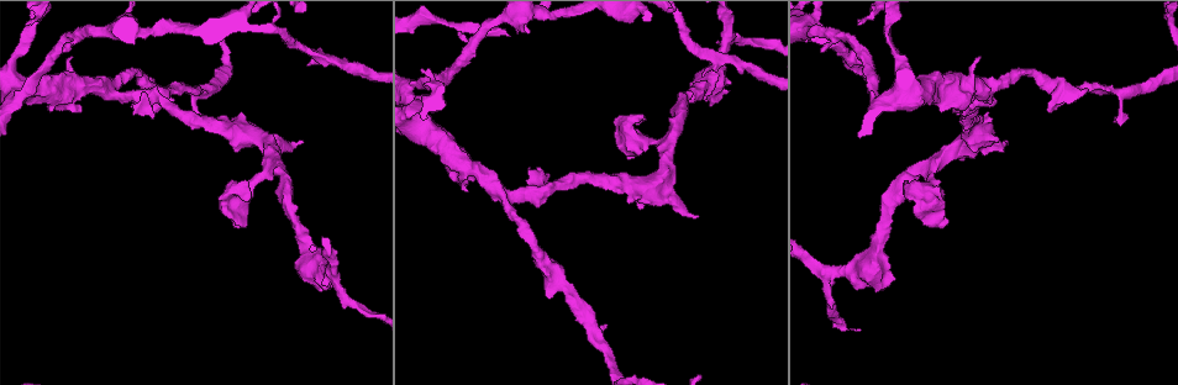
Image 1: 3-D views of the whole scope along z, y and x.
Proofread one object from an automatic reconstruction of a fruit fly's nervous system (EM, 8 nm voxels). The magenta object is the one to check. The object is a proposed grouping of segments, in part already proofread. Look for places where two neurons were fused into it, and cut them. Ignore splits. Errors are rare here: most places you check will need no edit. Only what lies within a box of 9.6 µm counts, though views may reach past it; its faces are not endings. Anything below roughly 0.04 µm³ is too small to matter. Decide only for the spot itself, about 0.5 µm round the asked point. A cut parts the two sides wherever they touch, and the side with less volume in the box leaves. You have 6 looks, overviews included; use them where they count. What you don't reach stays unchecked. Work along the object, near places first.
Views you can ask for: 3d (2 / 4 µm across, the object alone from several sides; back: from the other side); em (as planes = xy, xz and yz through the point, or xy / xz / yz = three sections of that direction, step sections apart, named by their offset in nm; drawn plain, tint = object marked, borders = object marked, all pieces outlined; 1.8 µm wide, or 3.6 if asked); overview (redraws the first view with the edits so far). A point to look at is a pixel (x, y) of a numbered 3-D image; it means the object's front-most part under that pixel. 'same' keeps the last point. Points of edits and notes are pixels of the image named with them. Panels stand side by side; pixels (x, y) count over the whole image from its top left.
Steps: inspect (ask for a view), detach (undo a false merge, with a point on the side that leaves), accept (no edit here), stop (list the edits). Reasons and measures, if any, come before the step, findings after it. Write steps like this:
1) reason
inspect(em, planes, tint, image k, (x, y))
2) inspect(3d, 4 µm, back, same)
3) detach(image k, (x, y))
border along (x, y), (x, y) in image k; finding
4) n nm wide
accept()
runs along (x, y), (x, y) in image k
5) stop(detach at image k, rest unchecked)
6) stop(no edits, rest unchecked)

arms part here
inspect(em, planes, plain, image 1, (665, 145))

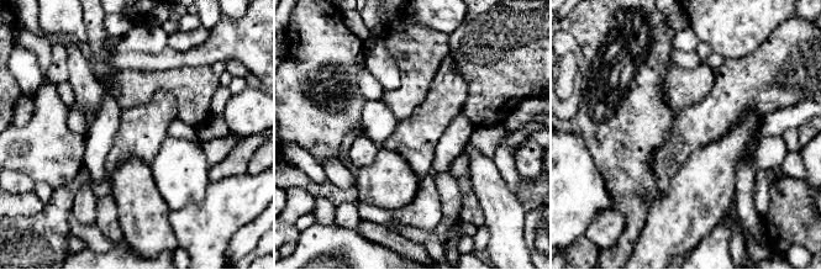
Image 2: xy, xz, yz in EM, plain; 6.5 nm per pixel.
with the object marked
inspect(em, planes, tint, same)

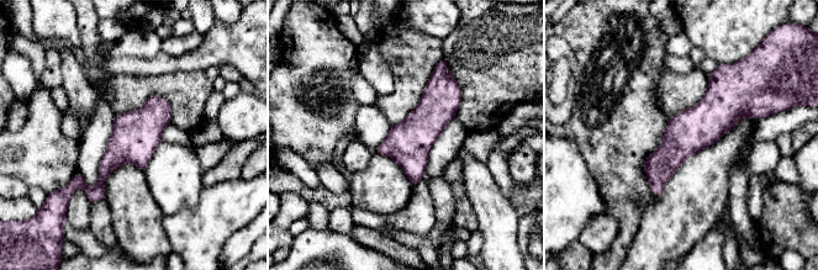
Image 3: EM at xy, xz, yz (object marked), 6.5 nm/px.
accept()
runs along (751, 111), (714, 114), (654, 190) in image 3; all the same neuron

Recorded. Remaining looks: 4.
side arm on a straight run
inspect(em, 3.6 µm, planes, tint, image 1, (414, 85))

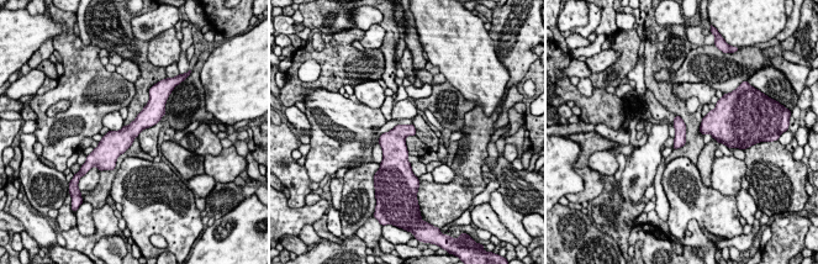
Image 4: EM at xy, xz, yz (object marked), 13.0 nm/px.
accept()
runs along (153, 106), (109, 153), (109, 160) in image 4; all the same neuron

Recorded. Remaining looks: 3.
arms run side by side
inspect(3d, 4 µm, image 1, (53, 87))

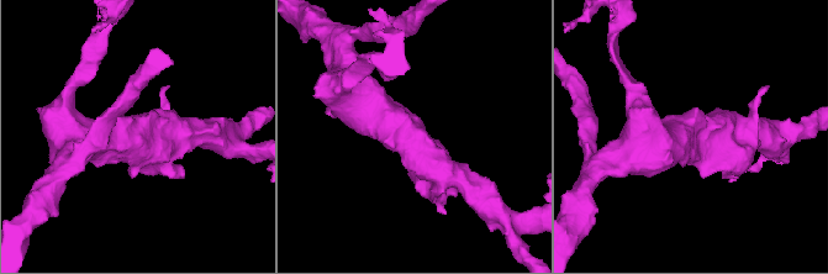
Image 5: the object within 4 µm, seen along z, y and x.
3 arms; arms of 360, 440, 500 nm
inspect(em, 3.6 µm, planes, tint, image 5, (412, 136))

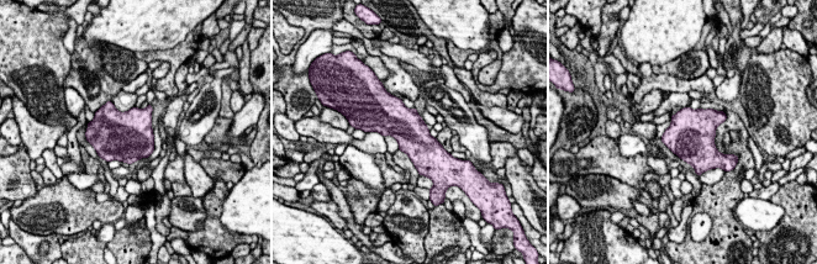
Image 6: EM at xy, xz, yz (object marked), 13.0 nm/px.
accept()
one neuron here

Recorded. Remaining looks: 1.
stop(no edits, rest unchecked)

